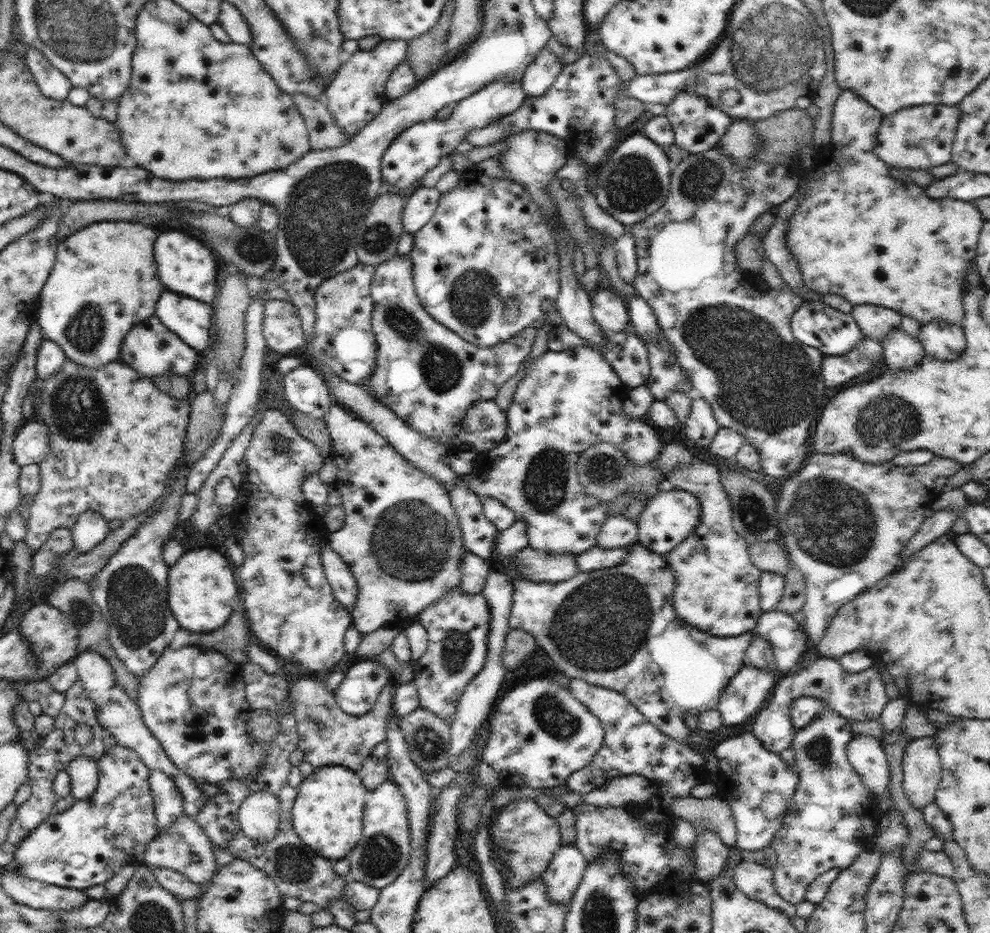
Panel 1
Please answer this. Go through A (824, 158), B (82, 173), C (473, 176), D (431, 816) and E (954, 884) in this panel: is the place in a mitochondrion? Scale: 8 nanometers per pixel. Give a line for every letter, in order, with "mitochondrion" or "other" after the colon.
A: other
B: other
C: other
D: other
E: other

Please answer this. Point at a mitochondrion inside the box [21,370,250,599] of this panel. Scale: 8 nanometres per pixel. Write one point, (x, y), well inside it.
(79, 412)

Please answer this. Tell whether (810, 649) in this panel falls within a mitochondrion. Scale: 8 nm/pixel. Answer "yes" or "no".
no

